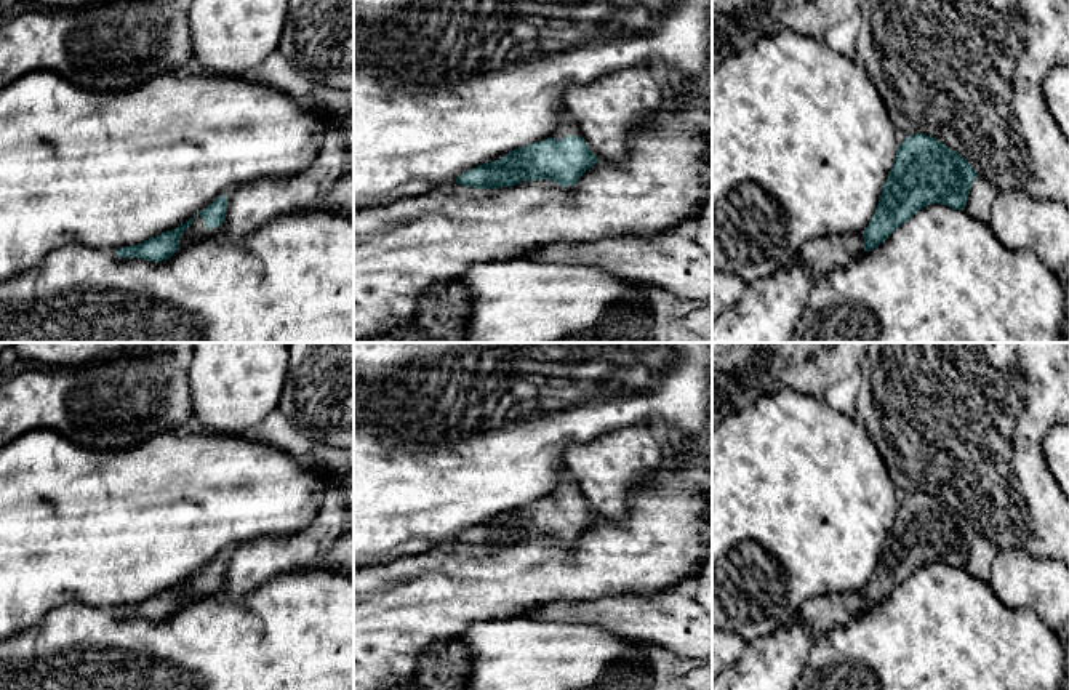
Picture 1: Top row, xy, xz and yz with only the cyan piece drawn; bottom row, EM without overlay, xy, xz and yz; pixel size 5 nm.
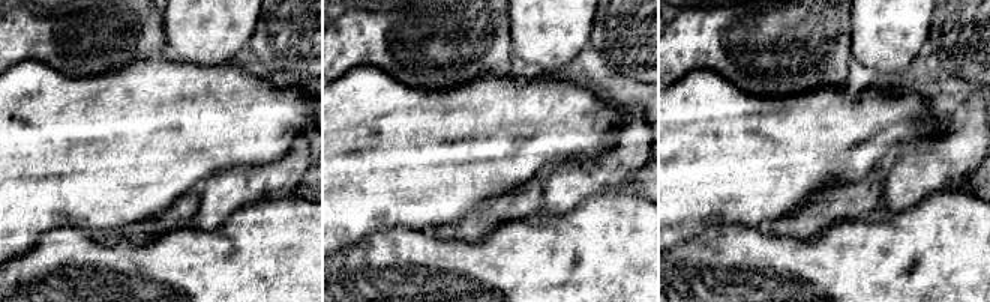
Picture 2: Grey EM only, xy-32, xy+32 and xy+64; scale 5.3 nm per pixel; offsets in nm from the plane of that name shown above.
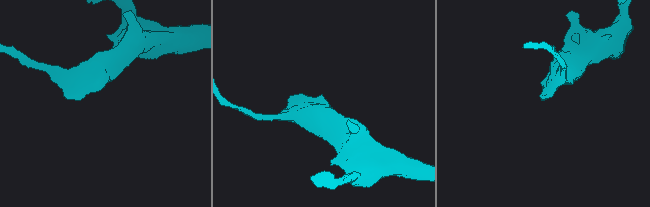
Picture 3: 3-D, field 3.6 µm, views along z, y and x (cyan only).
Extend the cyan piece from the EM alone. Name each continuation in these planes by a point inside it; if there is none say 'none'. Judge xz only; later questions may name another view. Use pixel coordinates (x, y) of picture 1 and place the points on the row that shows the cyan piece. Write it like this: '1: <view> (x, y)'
1: xz (567, 127)

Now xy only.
1: xy (197, 231)

